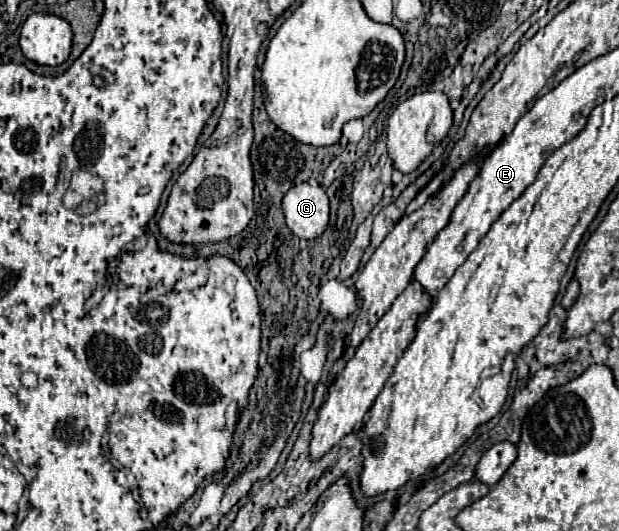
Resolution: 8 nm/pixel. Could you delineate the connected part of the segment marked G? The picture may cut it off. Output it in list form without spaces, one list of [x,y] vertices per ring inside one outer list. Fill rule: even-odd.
[[[301,183],[291,187],[281,207],[287,227],[301,239],[315,239],[329,223],[329,199],[319,185]]]

